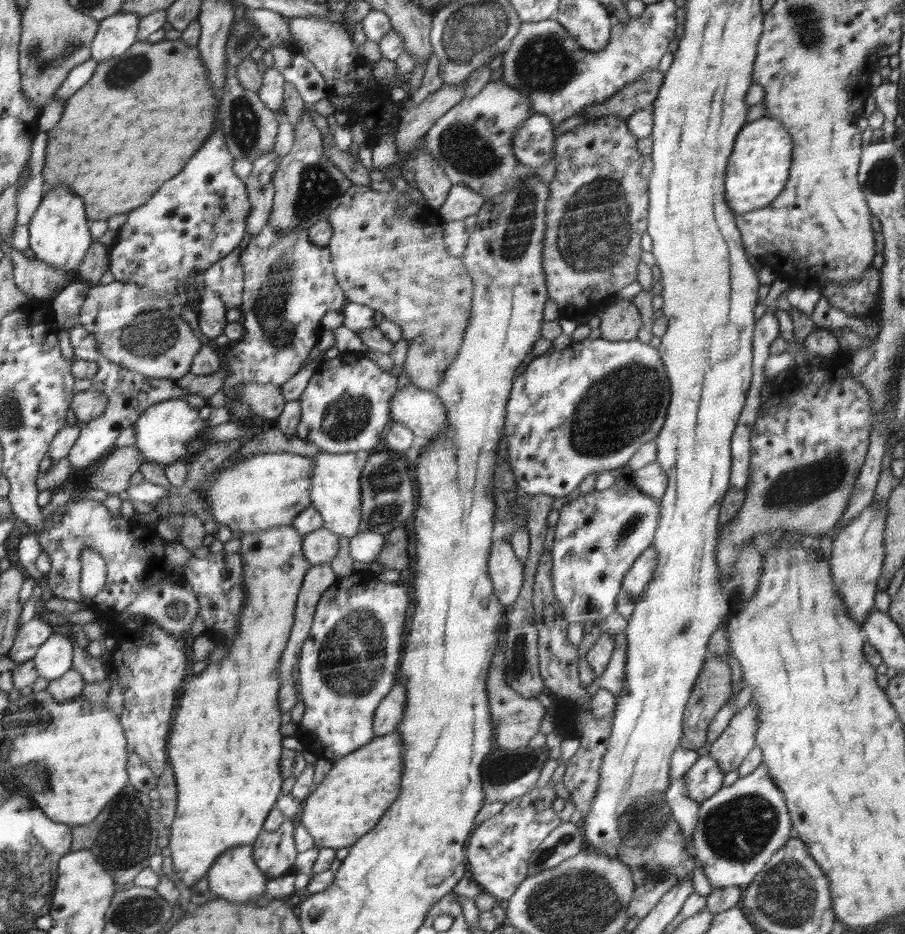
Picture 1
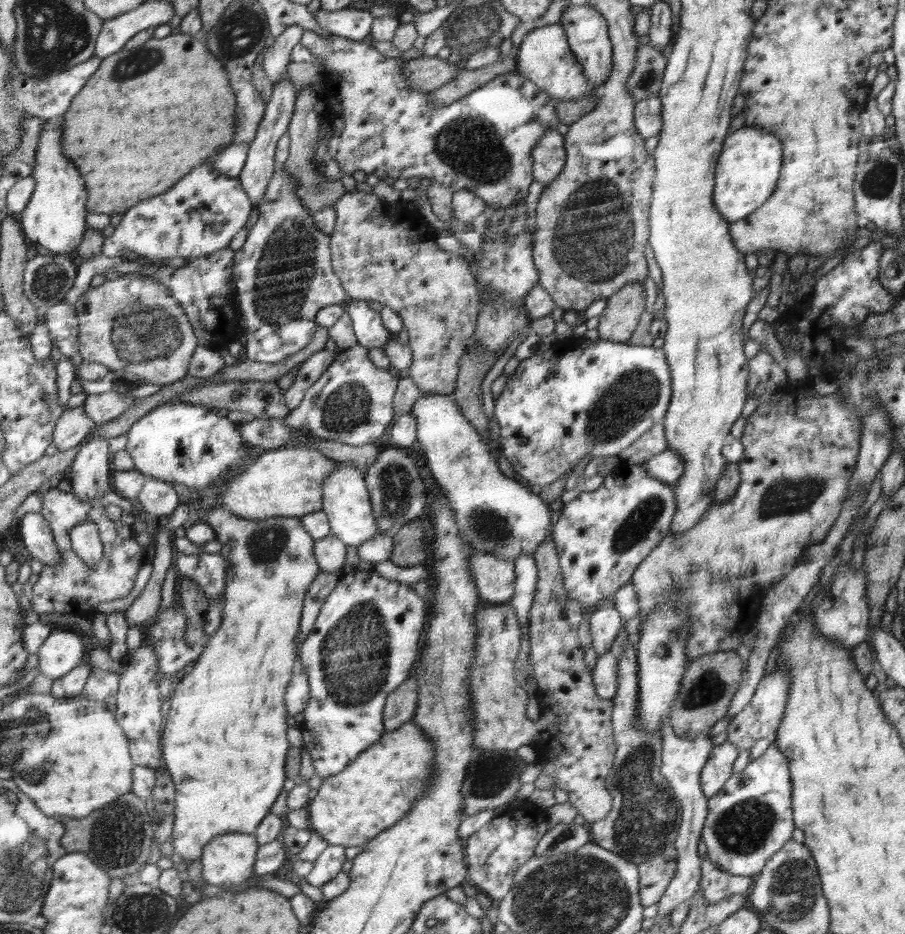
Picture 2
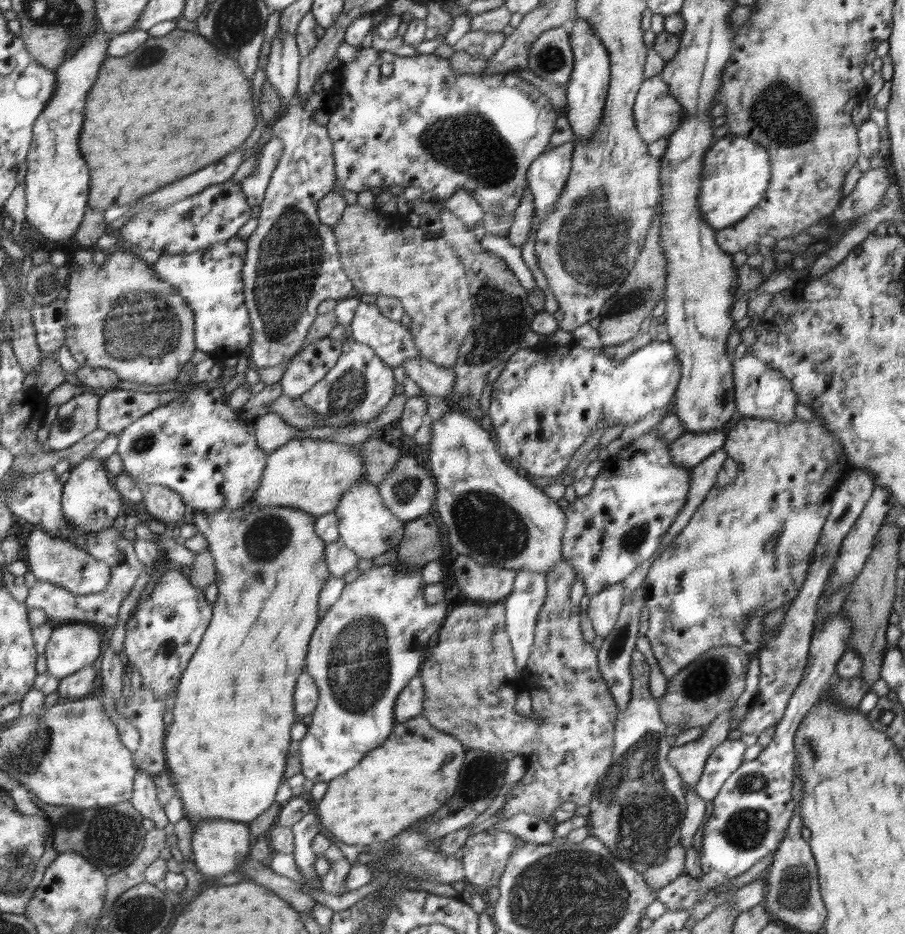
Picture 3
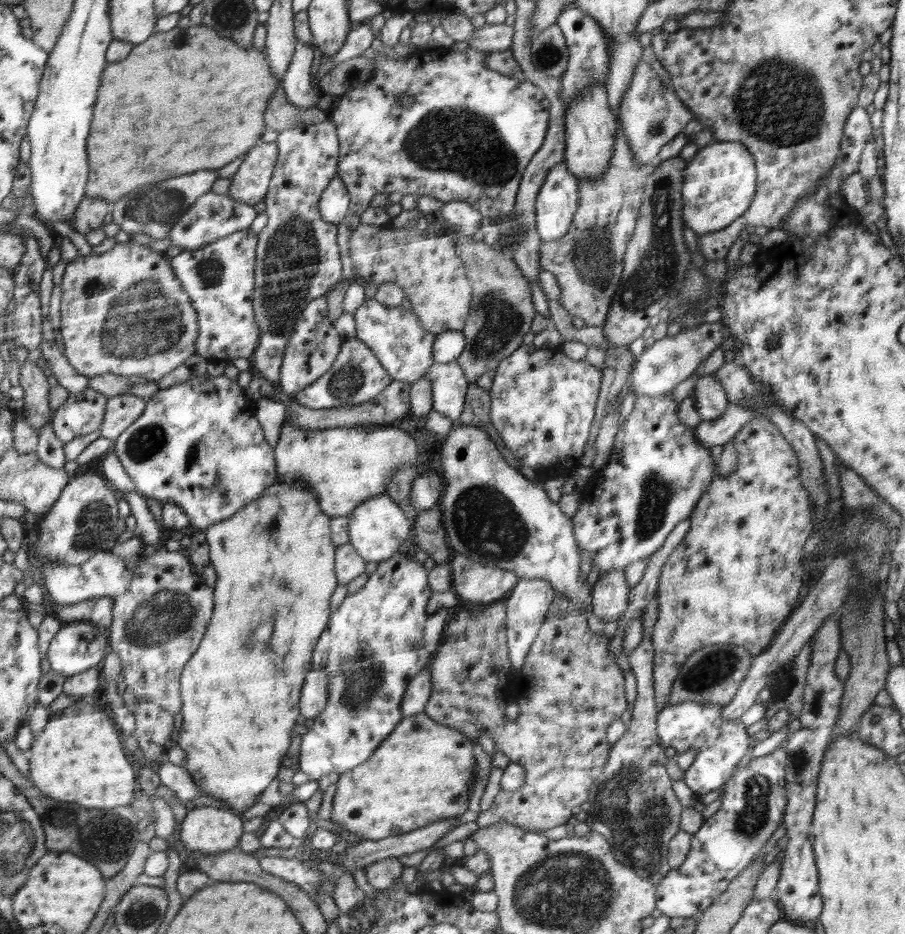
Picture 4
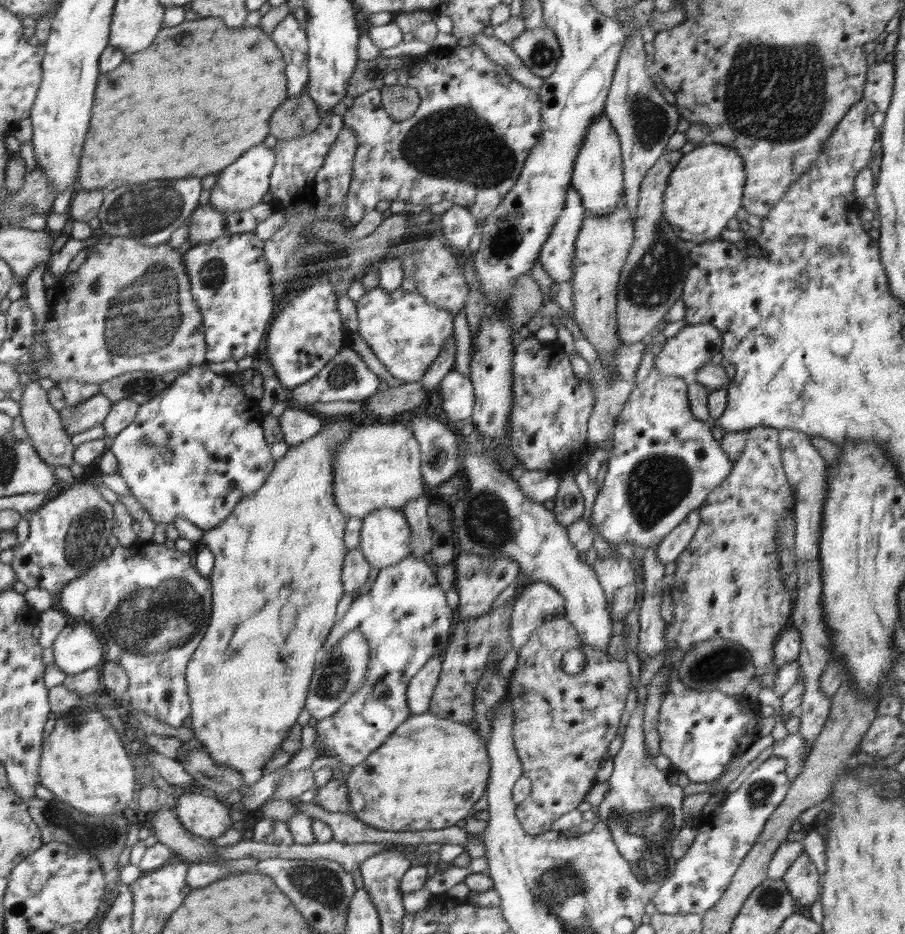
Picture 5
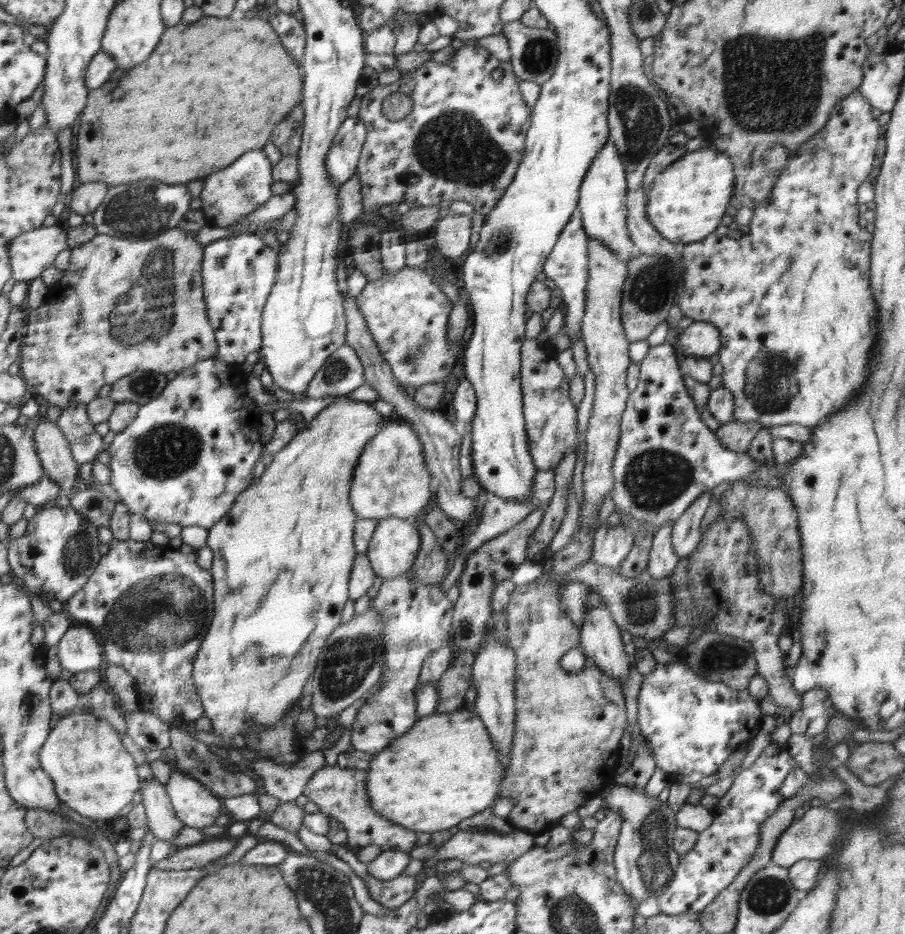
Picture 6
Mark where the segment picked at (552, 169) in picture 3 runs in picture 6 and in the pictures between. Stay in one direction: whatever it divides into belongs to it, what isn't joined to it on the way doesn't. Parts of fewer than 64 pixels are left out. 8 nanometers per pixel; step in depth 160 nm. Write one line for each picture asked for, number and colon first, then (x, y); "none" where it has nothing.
4: (556, 203)
5: (556, 257)
6: (566, 268)

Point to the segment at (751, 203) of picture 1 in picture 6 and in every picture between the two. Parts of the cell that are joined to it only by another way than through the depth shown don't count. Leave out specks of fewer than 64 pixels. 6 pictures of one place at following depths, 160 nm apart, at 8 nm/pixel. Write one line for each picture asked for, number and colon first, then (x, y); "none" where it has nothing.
2: (749, 169)
3: (737, 172)
4: (720, 183)
5: (705, 190)
6: (685, 205)

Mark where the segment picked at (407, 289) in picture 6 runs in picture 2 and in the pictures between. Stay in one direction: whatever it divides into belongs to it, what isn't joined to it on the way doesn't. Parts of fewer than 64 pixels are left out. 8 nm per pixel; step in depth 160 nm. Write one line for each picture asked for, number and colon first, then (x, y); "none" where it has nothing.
2: (367, 324)
3: (394, 343)
4: (395, 335)
5: (406, 333)

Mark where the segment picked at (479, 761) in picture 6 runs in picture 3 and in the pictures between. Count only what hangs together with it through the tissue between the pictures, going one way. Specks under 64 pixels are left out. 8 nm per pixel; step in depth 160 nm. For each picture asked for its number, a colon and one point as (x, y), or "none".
3: (416, 771)
4: (419, 775)
5: (427, 775)

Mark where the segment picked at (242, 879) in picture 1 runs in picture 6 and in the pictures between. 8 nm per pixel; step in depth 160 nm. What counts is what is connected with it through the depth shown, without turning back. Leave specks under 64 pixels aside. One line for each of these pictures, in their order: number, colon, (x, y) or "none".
2: (230, 857)
3: (218, 845)
4: (205, 830)
5: (202, 815)
6: (195, 806)

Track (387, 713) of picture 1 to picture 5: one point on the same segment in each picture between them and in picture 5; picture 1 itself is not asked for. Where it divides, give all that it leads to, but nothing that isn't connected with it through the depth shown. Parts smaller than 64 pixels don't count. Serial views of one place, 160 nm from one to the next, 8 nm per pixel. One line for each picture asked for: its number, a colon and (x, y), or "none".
2: (400, 706)
3: (409, 703)
4: (415, 698)
5: (421, 687)

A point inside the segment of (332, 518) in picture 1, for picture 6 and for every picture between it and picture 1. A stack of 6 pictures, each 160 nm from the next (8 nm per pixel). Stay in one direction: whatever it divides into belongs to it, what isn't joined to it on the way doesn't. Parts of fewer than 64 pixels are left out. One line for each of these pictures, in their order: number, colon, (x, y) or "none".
2: (347, 503)
3: (366, 525)
4: (377, 527)
5: (385, 538)
6: (394, 547)

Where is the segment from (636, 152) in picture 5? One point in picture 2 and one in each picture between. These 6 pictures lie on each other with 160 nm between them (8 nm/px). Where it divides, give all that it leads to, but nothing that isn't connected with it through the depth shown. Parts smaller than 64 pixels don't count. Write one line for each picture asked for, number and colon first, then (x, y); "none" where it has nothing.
2: (648, 110)
3: (658, 114)
4: (651, 115)

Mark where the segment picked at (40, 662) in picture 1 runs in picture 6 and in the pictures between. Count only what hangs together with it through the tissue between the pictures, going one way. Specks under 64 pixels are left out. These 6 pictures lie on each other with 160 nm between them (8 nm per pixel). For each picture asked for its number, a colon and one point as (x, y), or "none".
2: (61, 651)
3: (72, 647)
4: (79, 646)
5: (76, 649)
6: (79, 649)

